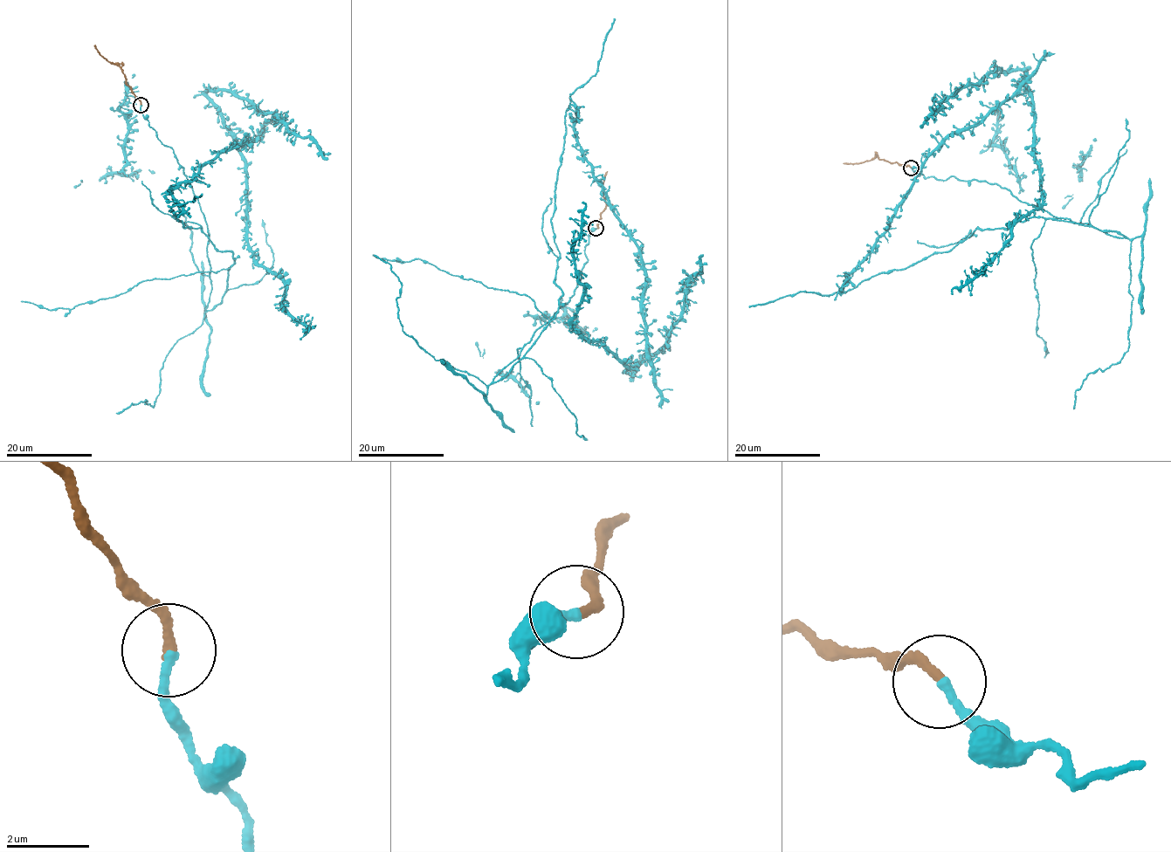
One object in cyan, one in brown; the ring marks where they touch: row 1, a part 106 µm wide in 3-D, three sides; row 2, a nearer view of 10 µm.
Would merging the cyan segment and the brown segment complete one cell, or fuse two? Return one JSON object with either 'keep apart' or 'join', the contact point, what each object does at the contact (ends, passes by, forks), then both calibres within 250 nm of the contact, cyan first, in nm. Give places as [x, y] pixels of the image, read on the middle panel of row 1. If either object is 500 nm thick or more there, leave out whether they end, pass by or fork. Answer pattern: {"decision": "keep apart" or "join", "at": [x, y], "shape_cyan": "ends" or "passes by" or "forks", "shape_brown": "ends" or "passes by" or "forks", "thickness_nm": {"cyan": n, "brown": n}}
{"decision": "join", "at": [595, 228], "shape_cyan": "ends", "shape_brown": "ends", "thickness_nm": {"cyan": 190, "brown": 220}}

